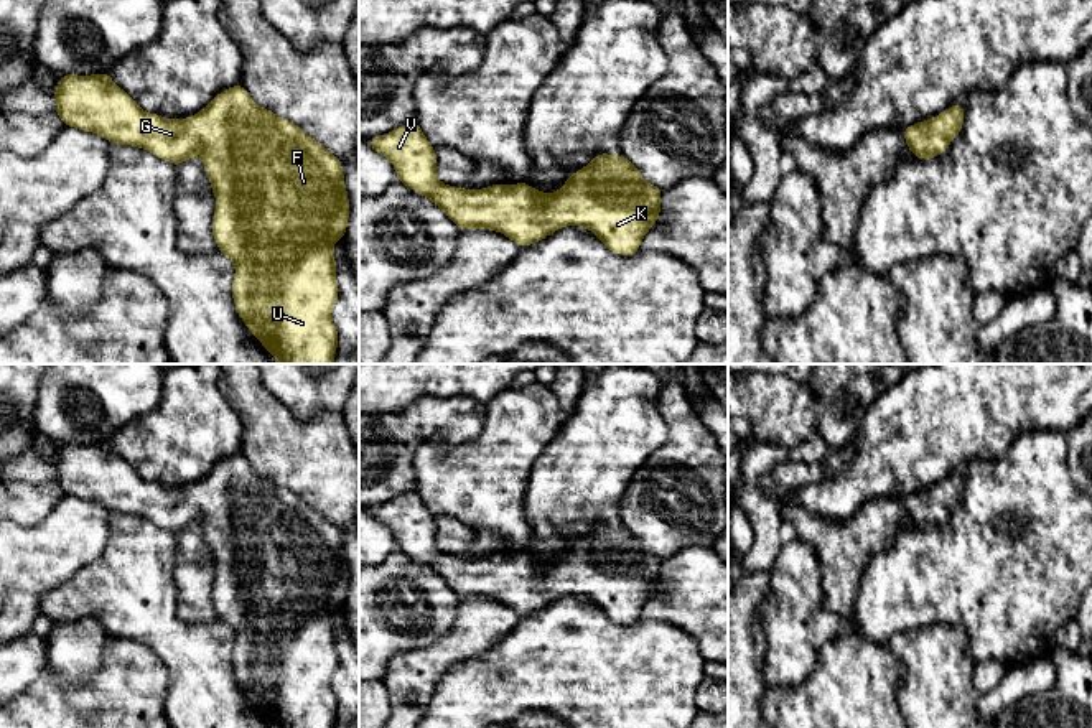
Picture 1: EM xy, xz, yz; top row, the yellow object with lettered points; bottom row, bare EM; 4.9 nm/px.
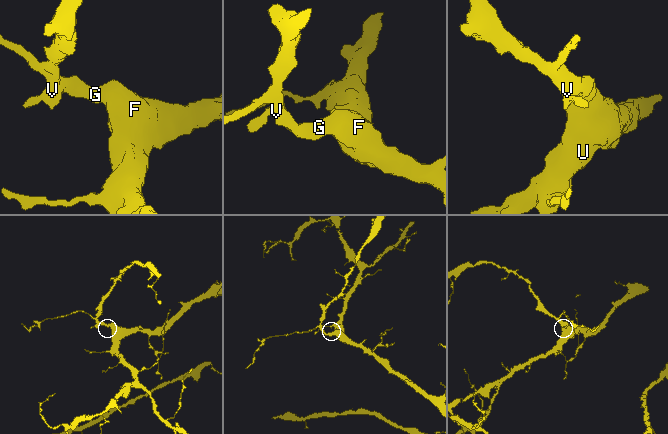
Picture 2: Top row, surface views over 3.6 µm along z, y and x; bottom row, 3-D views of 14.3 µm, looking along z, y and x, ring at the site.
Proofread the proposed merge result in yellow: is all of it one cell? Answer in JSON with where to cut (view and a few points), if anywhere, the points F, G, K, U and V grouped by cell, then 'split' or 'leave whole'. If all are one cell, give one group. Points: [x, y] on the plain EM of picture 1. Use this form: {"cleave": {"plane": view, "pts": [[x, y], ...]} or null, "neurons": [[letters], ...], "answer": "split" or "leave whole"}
{"cleave": null, "neurons": [["F", "G", "K", "U", "V"]], "answer": "leave whole"}

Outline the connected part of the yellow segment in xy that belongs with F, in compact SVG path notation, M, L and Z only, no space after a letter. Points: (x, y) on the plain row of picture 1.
M109 441L63 443L54 458L54 471L56 484L64 496L94 501L114 514L140 516L175 535L201 524L216 565L212 606L217 619L236 634L232 667L244 693L277 728L334 728L338 698L331 679L339 657L333 613L344 606L349 590L349 567L338 525L292 489L259 476L242 453L219 461L203 479L188 488L165 488L142 479Z

